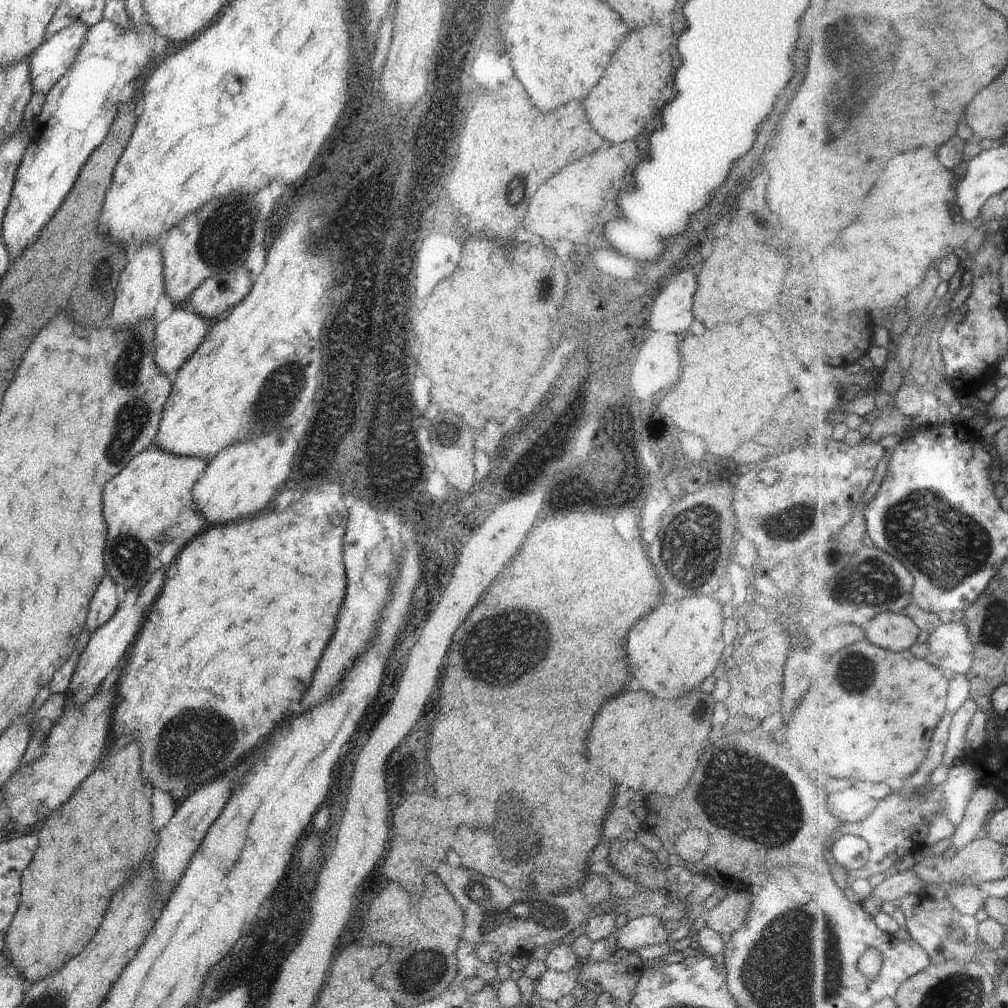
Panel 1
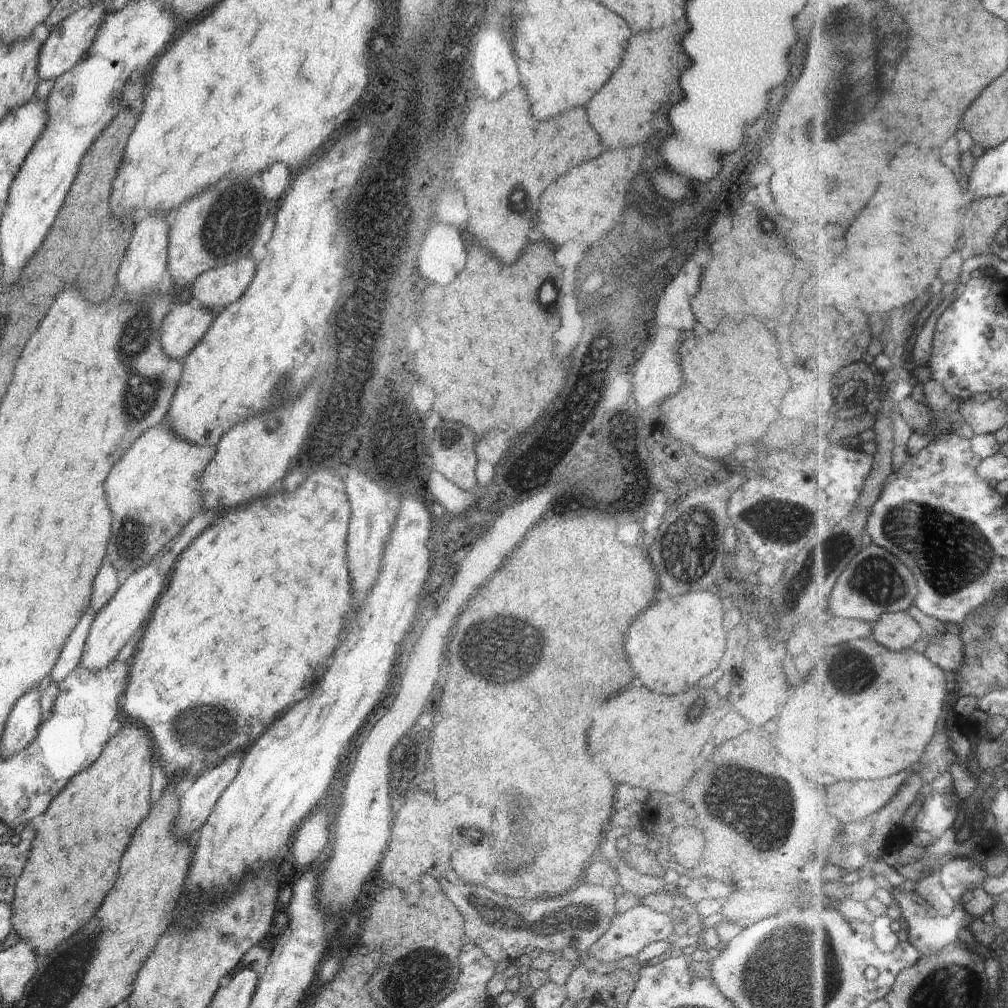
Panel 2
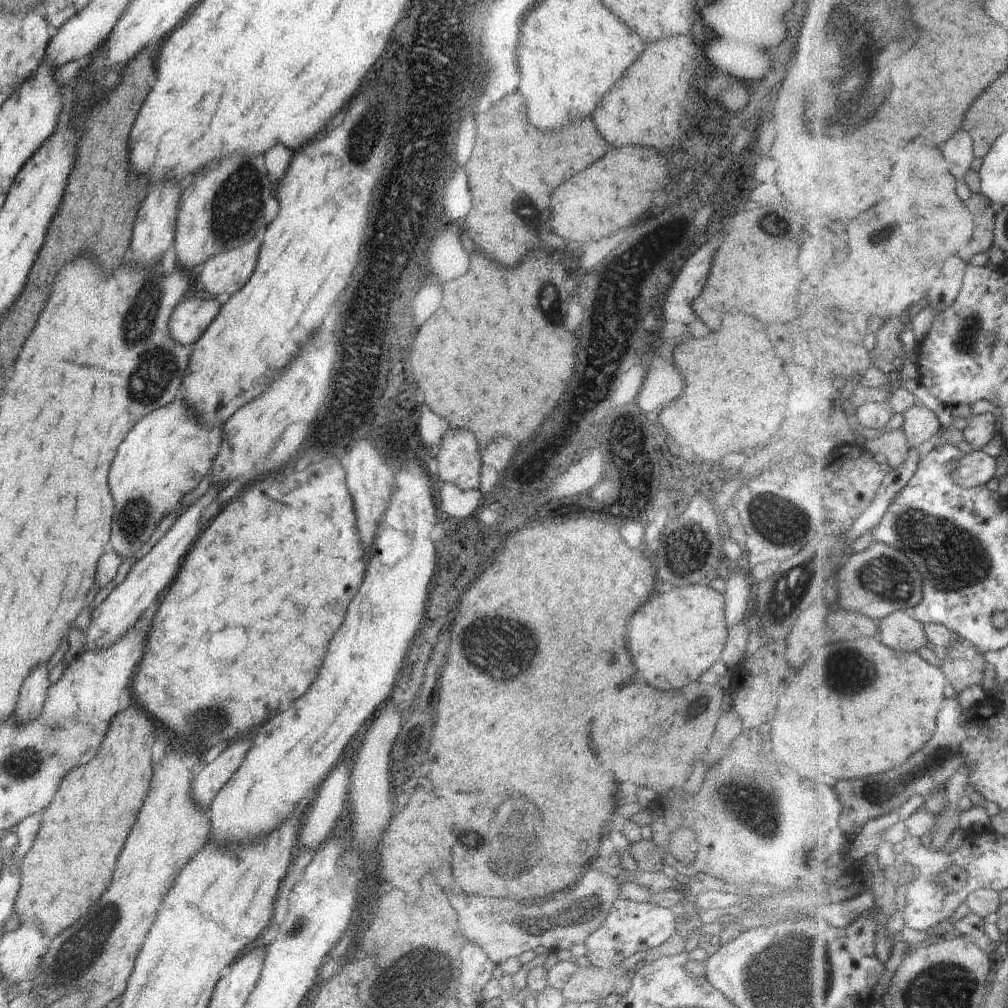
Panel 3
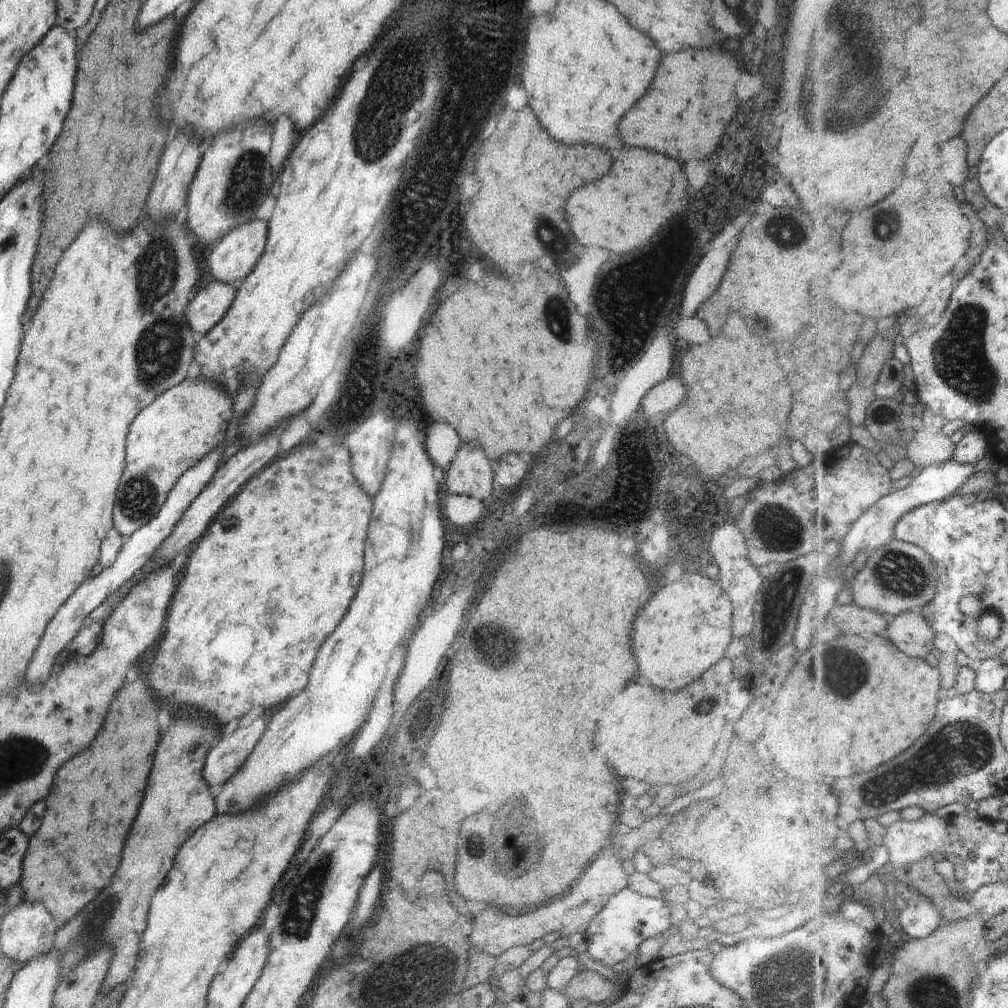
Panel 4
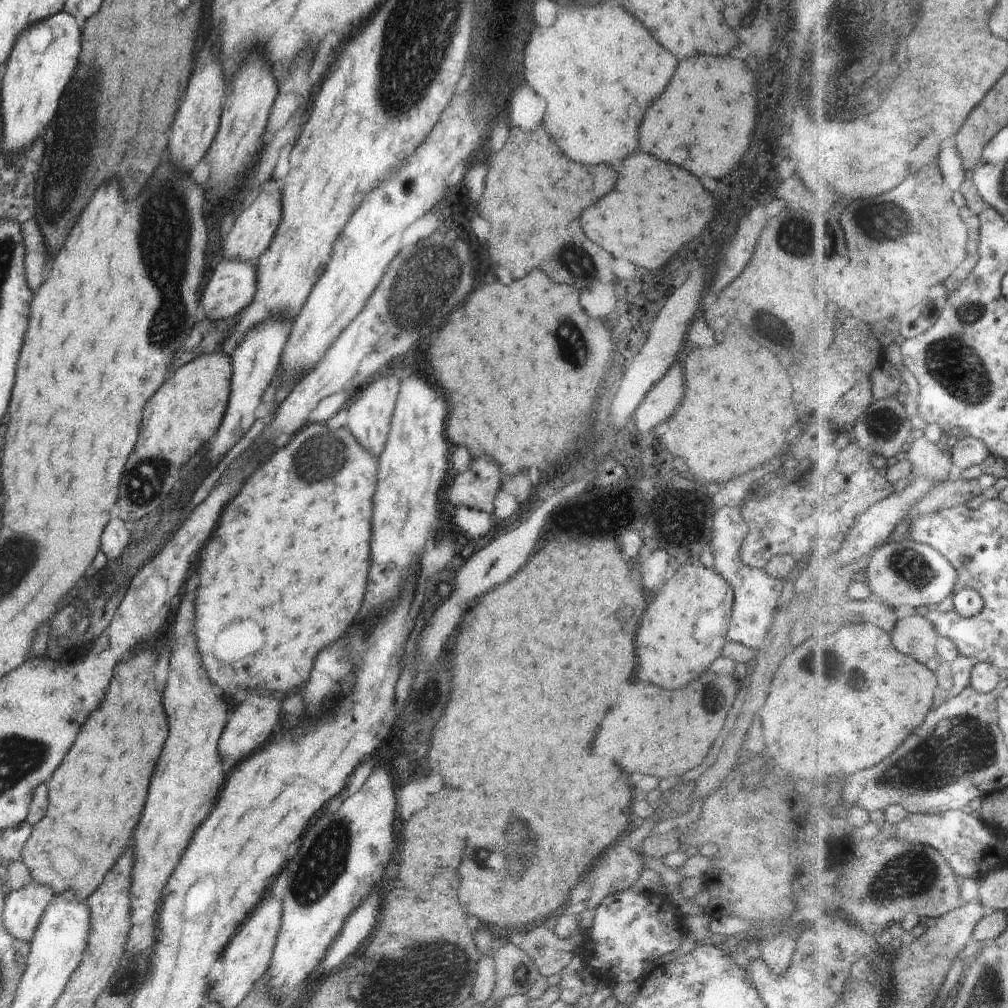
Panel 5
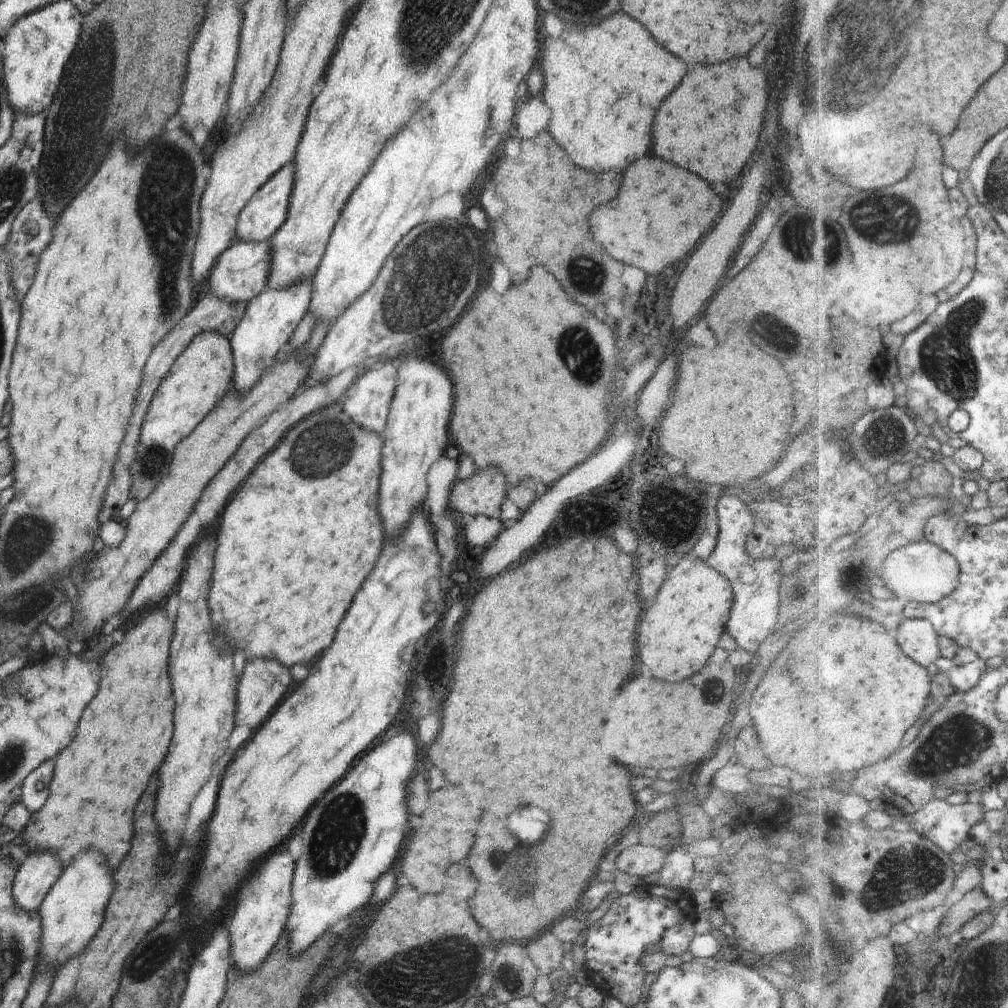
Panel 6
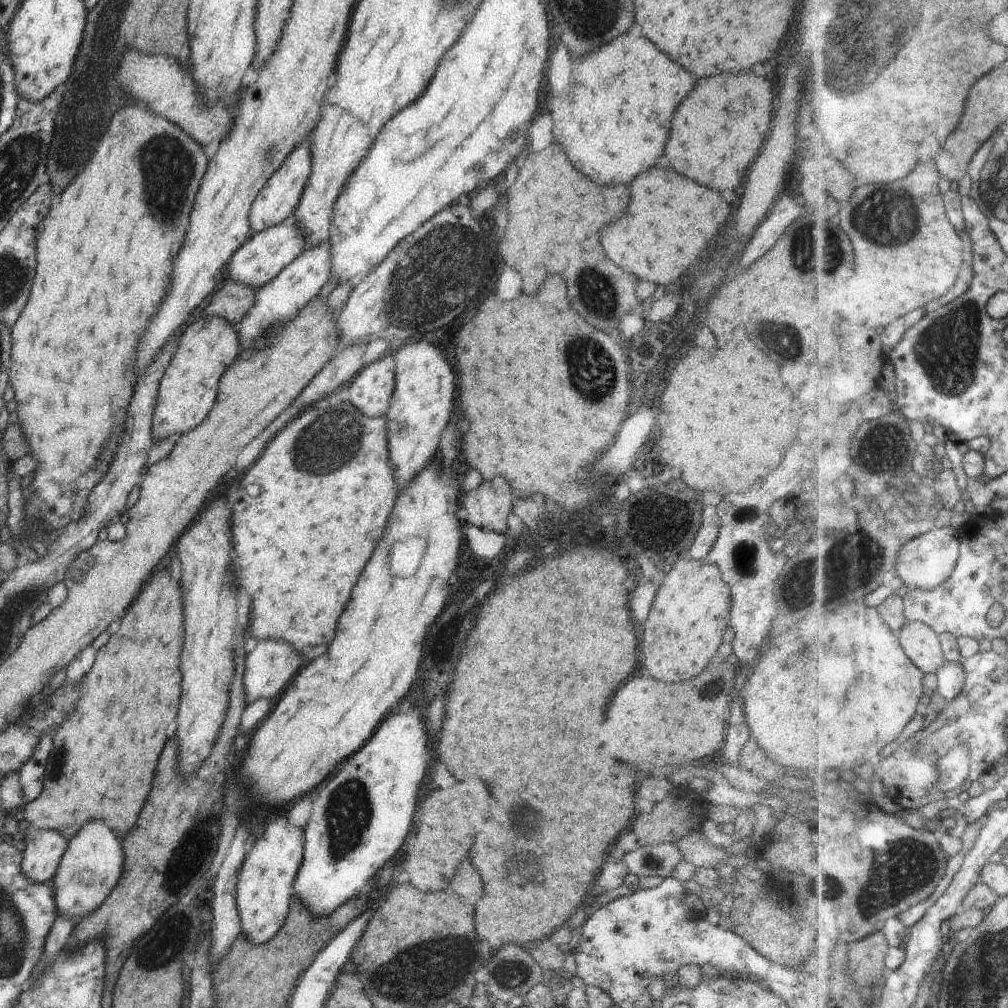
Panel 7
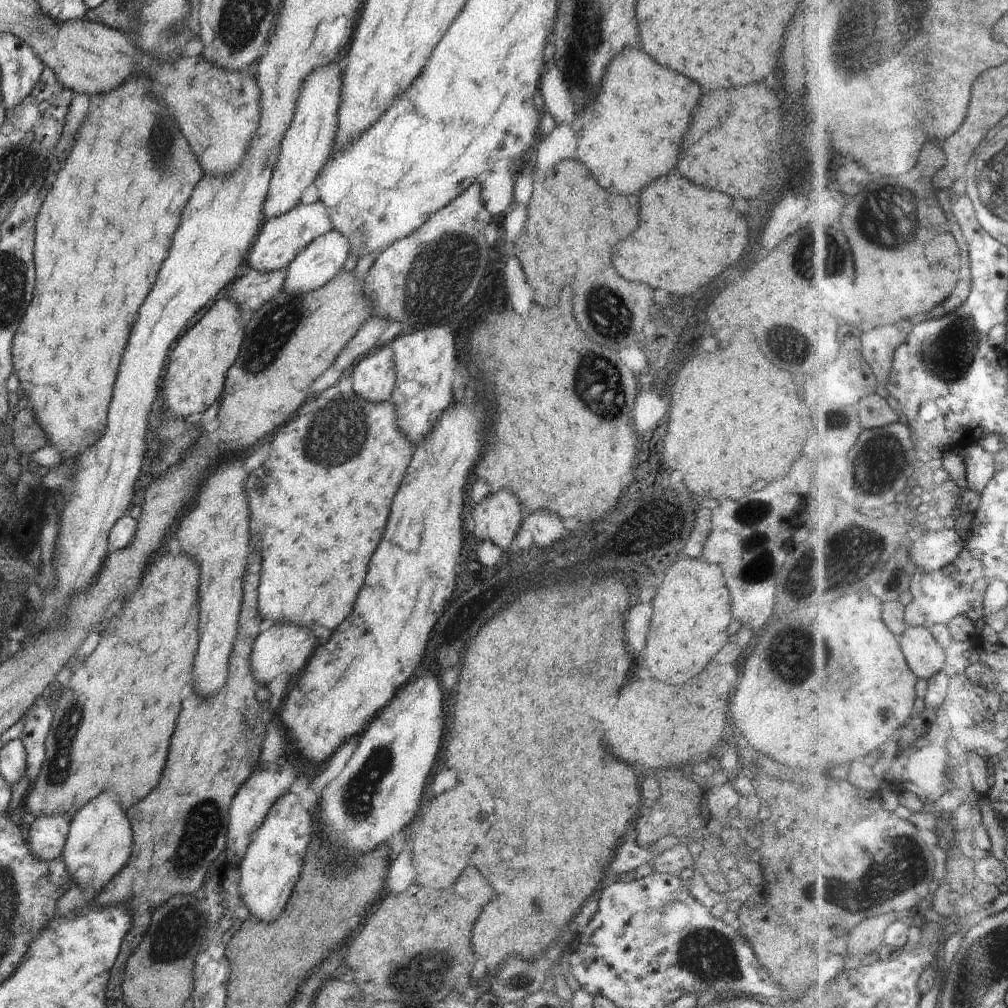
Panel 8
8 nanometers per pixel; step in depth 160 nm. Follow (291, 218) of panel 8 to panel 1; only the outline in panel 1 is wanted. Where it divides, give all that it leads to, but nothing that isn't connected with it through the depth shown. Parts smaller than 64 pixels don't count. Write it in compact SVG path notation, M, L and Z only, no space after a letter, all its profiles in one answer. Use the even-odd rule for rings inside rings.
M172 308L168 318L155 323L154 360L160 372L174 376L180 367L196 352L208 334L211 323L190 308Z

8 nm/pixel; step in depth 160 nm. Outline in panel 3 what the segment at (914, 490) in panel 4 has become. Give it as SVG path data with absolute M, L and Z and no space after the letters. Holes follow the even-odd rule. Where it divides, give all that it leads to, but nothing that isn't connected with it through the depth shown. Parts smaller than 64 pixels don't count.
M983 451L970 452L958 464L954 478L966 489L986 487L998 472L998 460Z

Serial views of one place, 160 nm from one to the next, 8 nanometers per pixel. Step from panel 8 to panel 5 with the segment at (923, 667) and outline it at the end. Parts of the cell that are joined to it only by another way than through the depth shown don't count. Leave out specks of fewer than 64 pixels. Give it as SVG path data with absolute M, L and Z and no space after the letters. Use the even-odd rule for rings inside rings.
M910 616L908 620L900 622L894 632L894 640L900 652L914 656L920 662L930 662L932 658L936 658L938 632L928 618Z

